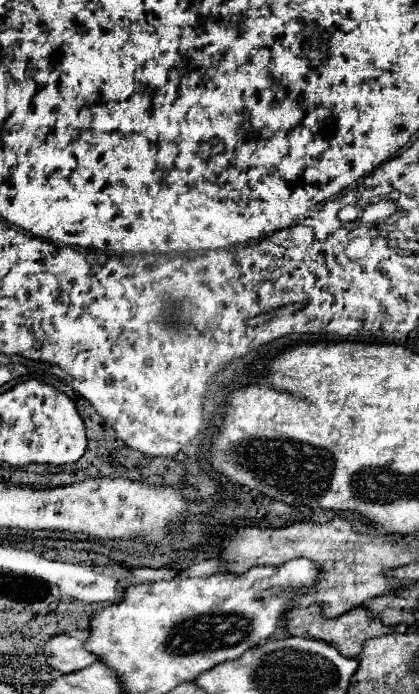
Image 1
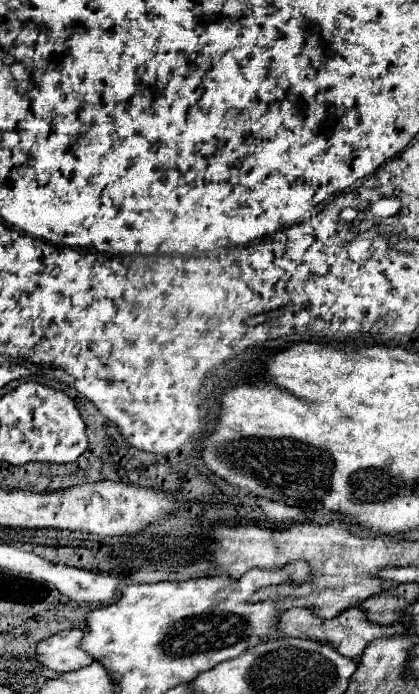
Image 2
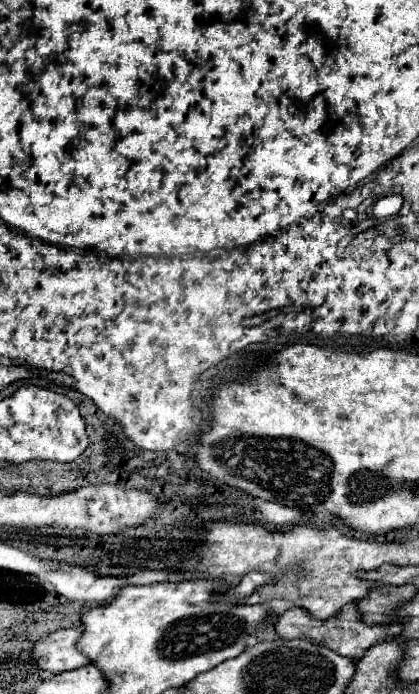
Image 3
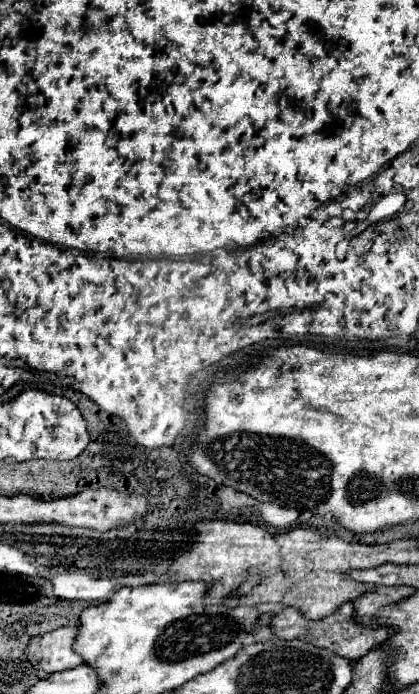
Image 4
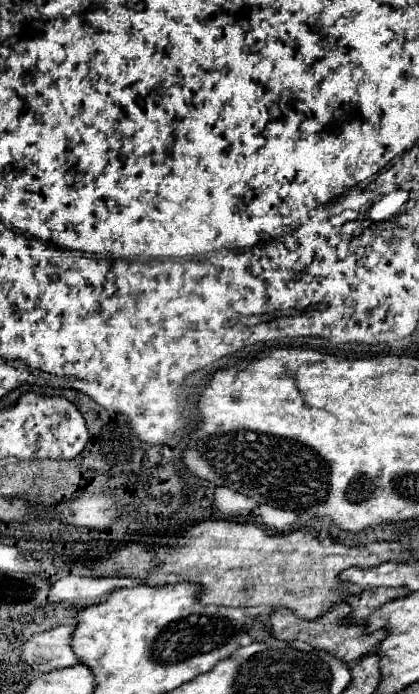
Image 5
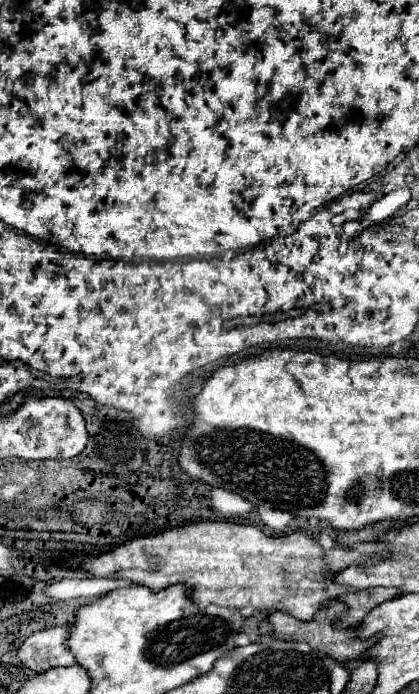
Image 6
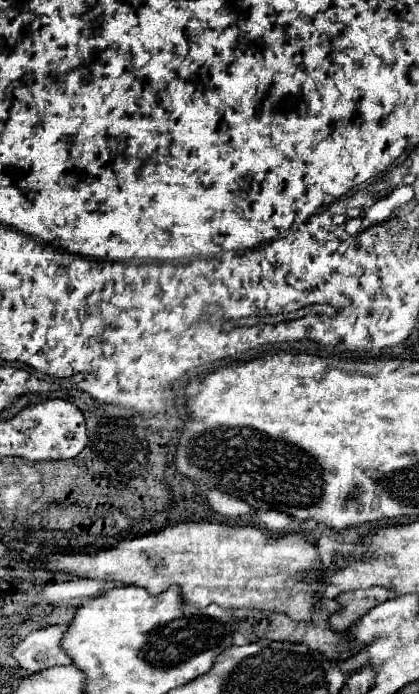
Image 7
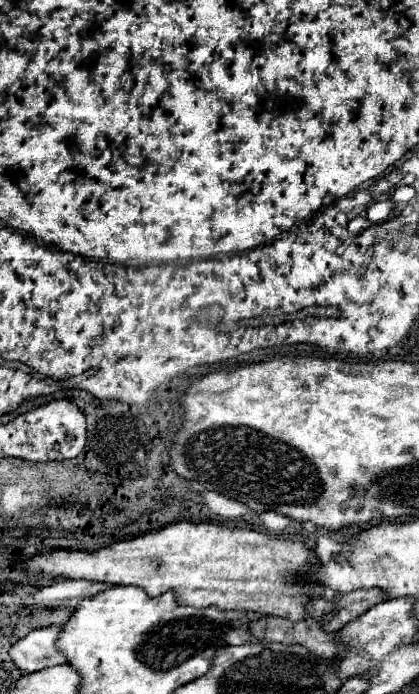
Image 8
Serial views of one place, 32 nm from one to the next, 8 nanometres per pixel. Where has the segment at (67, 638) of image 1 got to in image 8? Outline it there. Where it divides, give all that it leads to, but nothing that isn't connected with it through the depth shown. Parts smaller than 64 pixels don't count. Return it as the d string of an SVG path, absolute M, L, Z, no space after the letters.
M46 626L28 632L10 650L12 662L22 672L38 672L48 666L66 664L66 658L56 650L56 640L60 630L62 630L60 626Z

